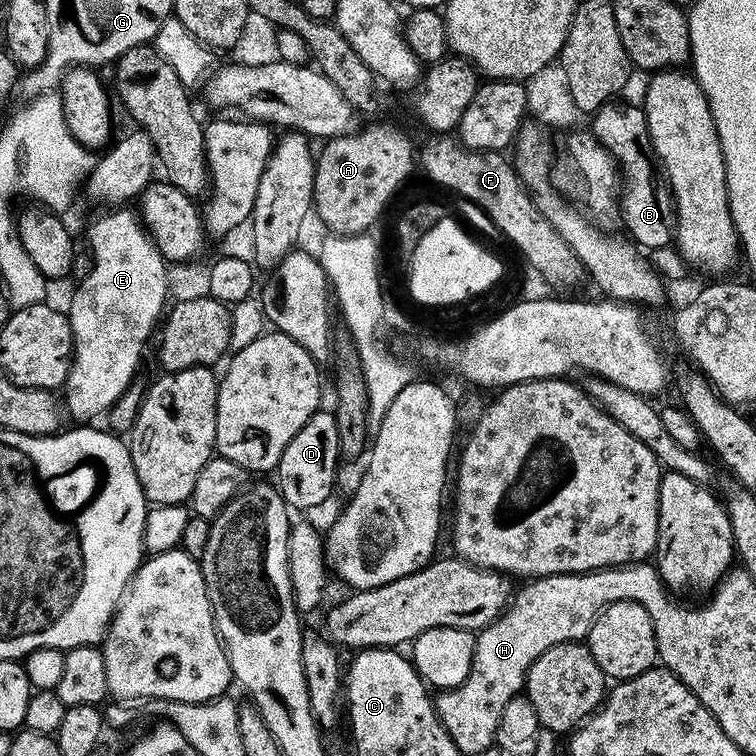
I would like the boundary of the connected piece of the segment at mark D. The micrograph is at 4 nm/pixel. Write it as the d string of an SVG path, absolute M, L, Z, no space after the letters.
M335 411L315 412L310 422L306 422L306 426L302 426L302 430L290 438L286 450L282 450L282 458L274 473L275 487L289 509L320 508L331 498L336 488L336 471L340 463L342 457Z

